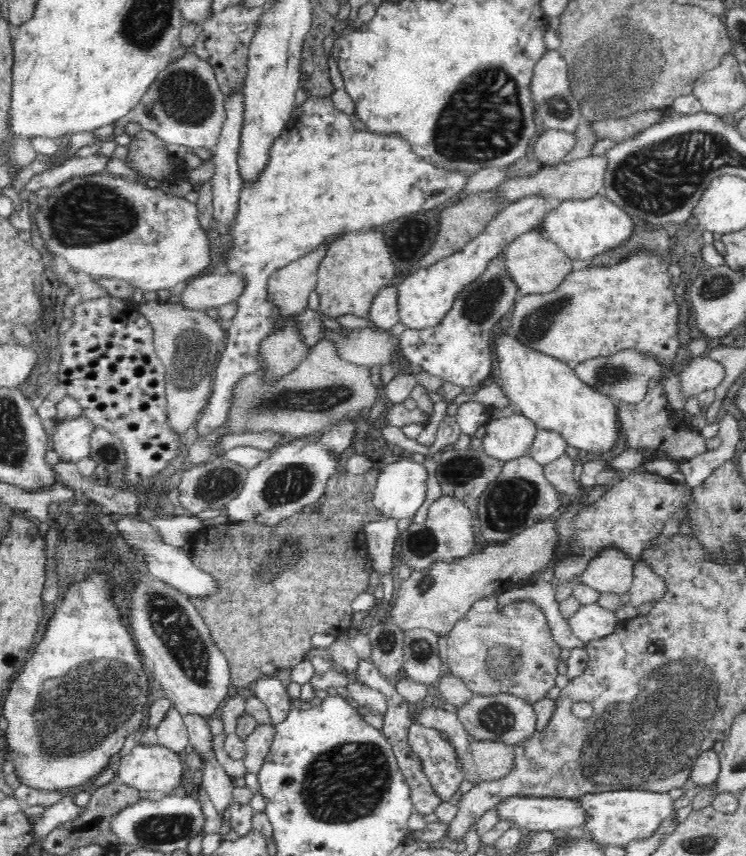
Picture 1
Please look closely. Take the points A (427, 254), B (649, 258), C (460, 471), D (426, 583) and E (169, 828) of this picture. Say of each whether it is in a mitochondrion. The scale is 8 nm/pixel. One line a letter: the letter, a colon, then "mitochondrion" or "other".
A: other
B: other
C: mitochondrion
D: mitochondrion
E: mitochondrion

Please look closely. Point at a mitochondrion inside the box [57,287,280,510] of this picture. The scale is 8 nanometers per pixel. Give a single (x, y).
(189, 354)

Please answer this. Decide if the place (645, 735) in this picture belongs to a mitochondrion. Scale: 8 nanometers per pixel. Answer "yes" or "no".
yes

